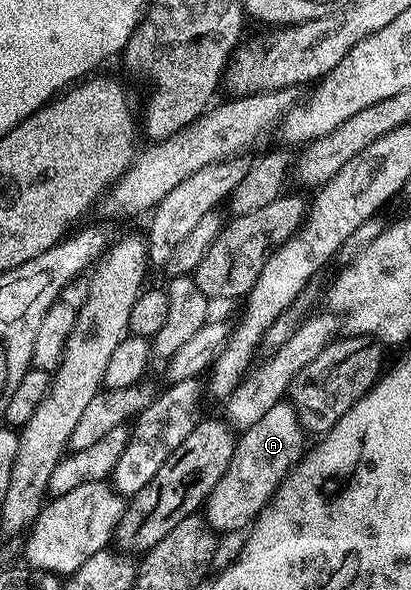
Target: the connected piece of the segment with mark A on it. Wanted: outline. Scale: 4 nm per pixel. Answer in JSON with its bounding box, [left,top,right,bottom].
[204,401,304,532]

